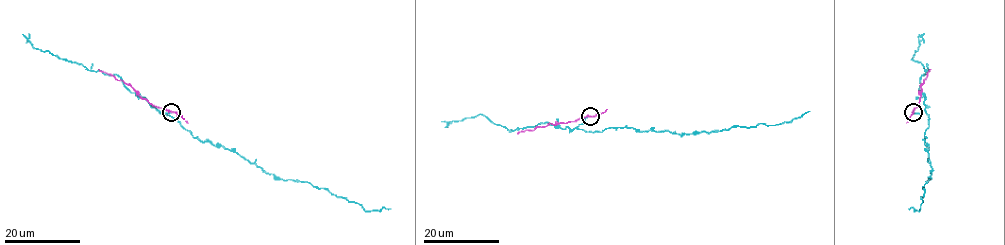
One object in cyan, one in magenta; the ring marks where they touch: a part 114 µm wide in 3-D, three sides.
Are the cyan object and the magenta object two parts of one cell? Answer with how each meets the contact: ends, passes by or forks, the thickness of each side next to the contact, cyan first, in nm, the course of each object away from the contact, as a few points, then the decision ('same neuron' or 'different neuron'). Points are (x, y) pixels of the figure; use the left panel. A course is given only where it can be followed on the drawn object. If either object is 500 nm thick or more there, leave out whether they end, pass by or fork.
cyan ends there; magenta passes by; 160 nm thick on the cyan side, 260 nm on the other; cyan runs (171, 112), (158, 110), (174, 117), (194, 137), (234, 150), (265, 172), (326, 188), (365, 210), (391, 209); magenta runs (171, 112), (153, 106), (127, 83), (98, 69); different neuron

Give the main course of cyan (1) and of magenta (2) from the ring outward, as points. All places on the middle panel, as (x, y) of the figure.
1: (590, 117), (577, 127), (587, 132), (631, 127), (684, 135), (760, 123), (776, 125), (810, 111)
2: (590, 117), (549, 123), (517, 134)

